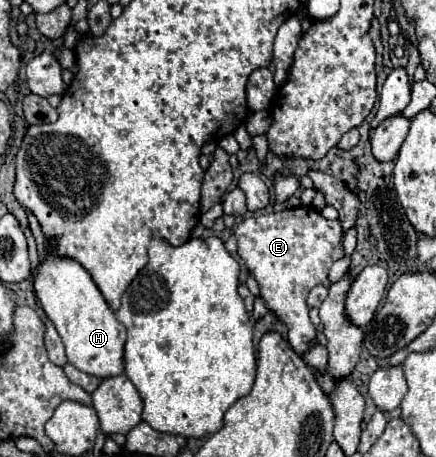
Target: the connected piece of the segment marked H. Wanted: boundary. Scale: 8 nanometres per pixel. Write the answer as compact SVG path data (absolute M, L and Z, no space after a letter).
M48 247L48 259L44 263L38 265L38 273L36 273L36 281L34 281L34 289L38 295L38 301L42 303L44 313L48 315L48 319L54 323L64 347L66 347L66 355L68 355L68 363L72 363L76 369L100 377L100 379L108 379L108 377L116 377L124 373L124 343L126 343L126 329L122 323L116 321L114 311L108 307L108 303L104 301L100 289L96 287L96 283L92 281L92 277L88 275L88 271L66 257L60 257L56 253L50 251Z

